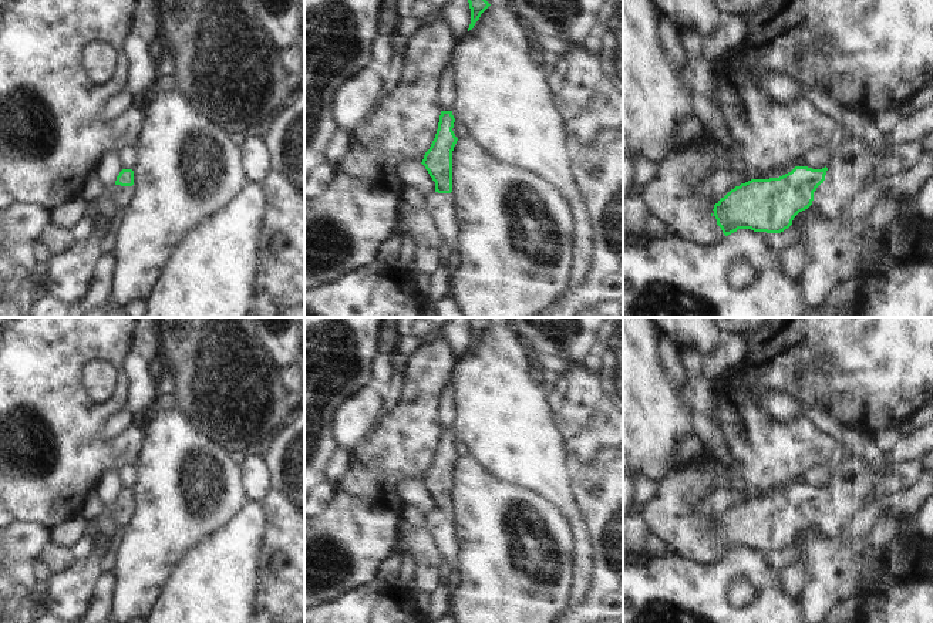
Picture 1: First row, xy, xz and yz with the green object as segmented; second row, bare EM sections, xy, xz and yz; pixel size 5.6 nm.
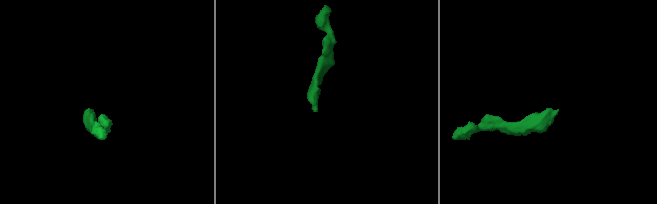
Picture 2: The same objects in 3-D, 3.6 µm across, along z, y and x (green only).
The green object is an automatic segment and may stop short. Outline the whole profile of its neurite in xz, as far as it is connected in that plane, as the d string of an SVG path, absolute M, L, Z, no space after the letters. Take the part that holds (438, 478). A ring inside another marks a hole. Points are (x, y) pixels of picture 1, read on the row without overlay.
M441 430L435 457L425 471L422 484L435 501L435 511L424 516L425 529L447 565L455 569L458 556L458 538L452 522L452 469L458 459L452 447L452 430Z

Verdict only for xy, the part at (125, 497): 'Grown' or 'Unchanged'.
Grown

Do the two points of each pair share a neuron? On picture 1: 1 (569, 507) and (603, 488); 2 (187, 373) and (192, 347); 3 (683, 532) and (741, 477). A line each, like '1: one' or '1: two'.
1: two
2: one
3: one

